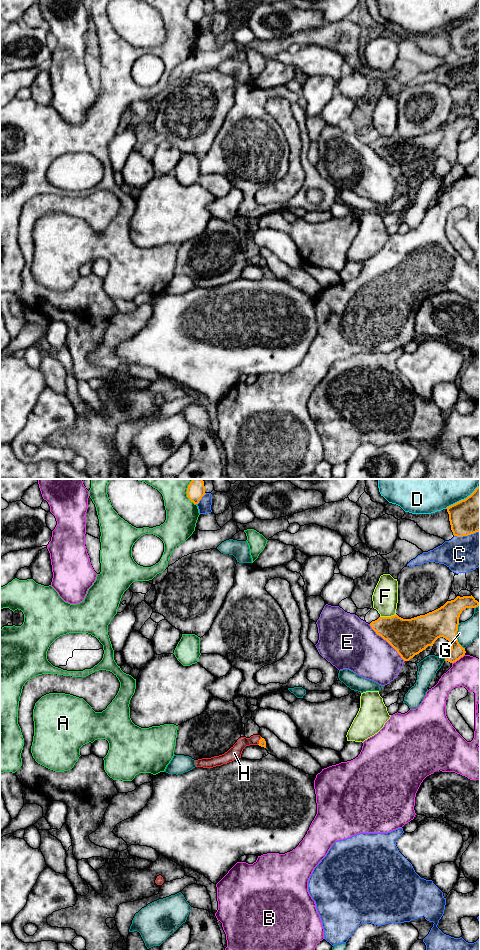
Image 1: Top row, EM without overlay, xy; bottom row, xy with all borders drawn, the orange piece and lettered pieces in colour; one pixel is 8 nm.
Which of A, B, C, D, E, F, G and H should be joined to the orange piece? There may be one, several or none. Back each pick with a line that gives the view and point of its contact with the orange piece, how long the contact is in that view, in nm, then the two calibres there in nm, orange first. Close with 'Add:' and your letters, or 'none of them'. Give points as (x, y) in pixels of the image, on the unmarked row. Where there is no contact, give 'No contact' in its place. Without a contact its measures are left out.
H: Touches orange at xy (259, 261). Shared border 70 nm. Thickness 60 nm (orange) against 110 nm
Add: H

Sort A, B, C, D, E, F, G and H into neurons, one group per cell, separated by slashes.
A / B / C / D / E / F / G / H

